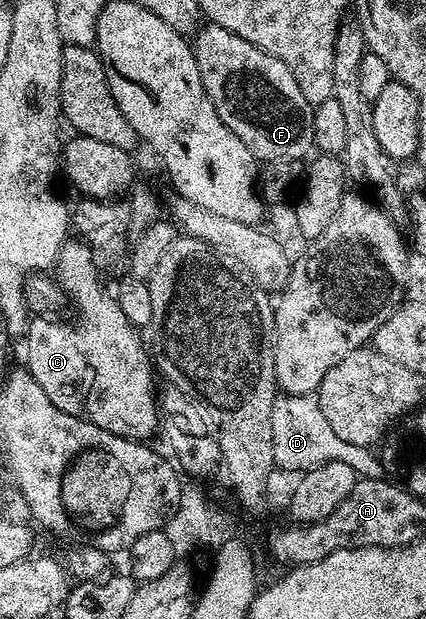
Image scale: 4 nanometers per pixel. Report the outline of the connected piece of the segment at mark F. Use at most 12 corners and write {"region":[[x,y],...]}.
{"region":[[196,33],[219,118],[261,162],[304,161],[314,109],[279,58]]}

